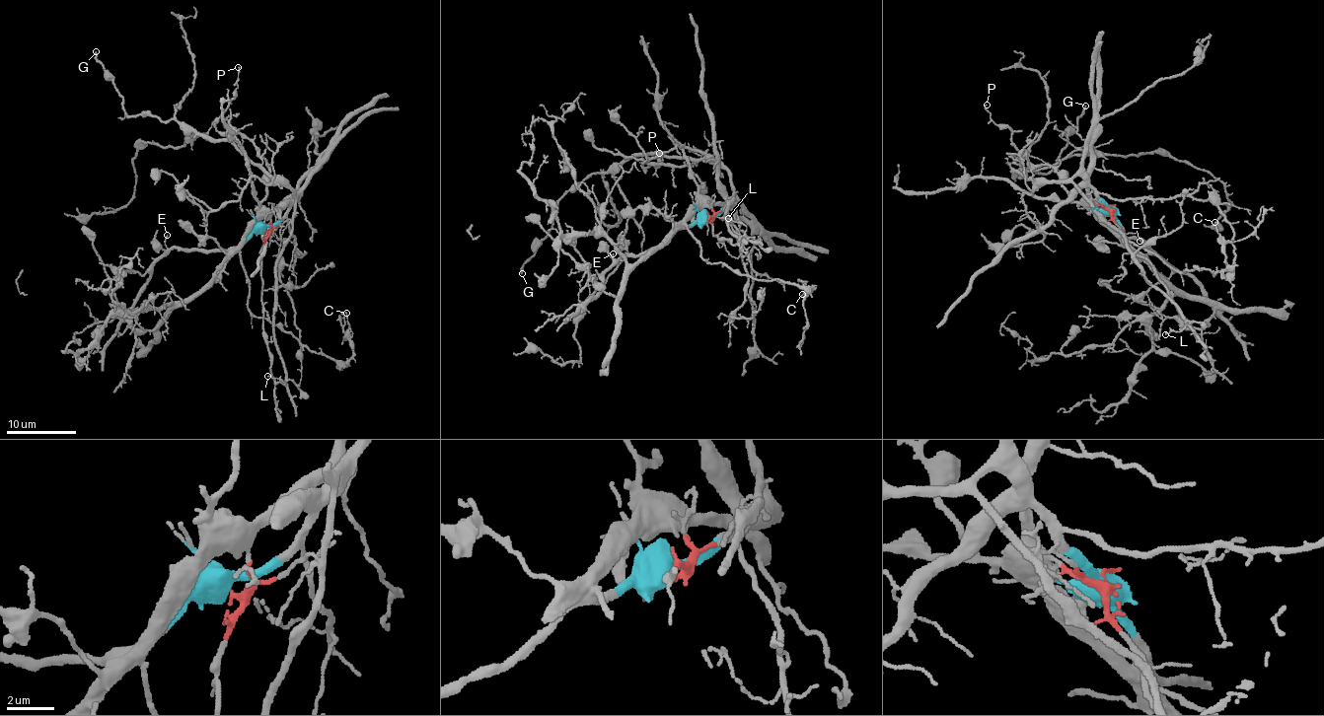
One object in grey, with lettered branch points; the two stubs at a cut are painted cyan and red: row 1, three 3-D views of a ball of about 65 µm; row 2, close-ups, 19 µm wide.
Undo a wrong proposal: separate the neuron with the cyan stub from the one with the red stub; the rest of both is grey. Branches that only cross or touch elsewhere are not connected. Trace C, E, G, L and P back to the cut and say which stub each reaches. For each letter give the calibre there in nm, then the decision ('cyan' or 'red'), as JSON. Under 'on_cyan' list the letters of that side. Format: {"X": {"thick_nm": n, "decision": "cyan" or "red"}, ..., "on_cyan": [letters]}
{"C": {"thick_nm": 120, "decision": "cyan"}, "E": {"thick_nm": 90, "decision": "cyan"}, "G": {"thick_nm": 180, "decision": "cyan"}, "L": {"thick_nm": 110, "decision": "red"}, "P": {"thick_nm": 90, "decision": "red"}, "on_cyan": ["C", "E", "G"]}

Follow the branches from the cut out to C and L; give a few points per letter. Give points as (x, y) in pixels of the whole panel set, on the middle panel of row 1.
C: (704, 221), (686, 226), (699, 246), (701, 256), (761, 280), (777, 279), (814, 288), (812, 292), (803, 294)
L: (706, 221), (708, 222), (709, 217), (713, 236), (730, 238), (735, 245), (747, 227), (727, 218)

